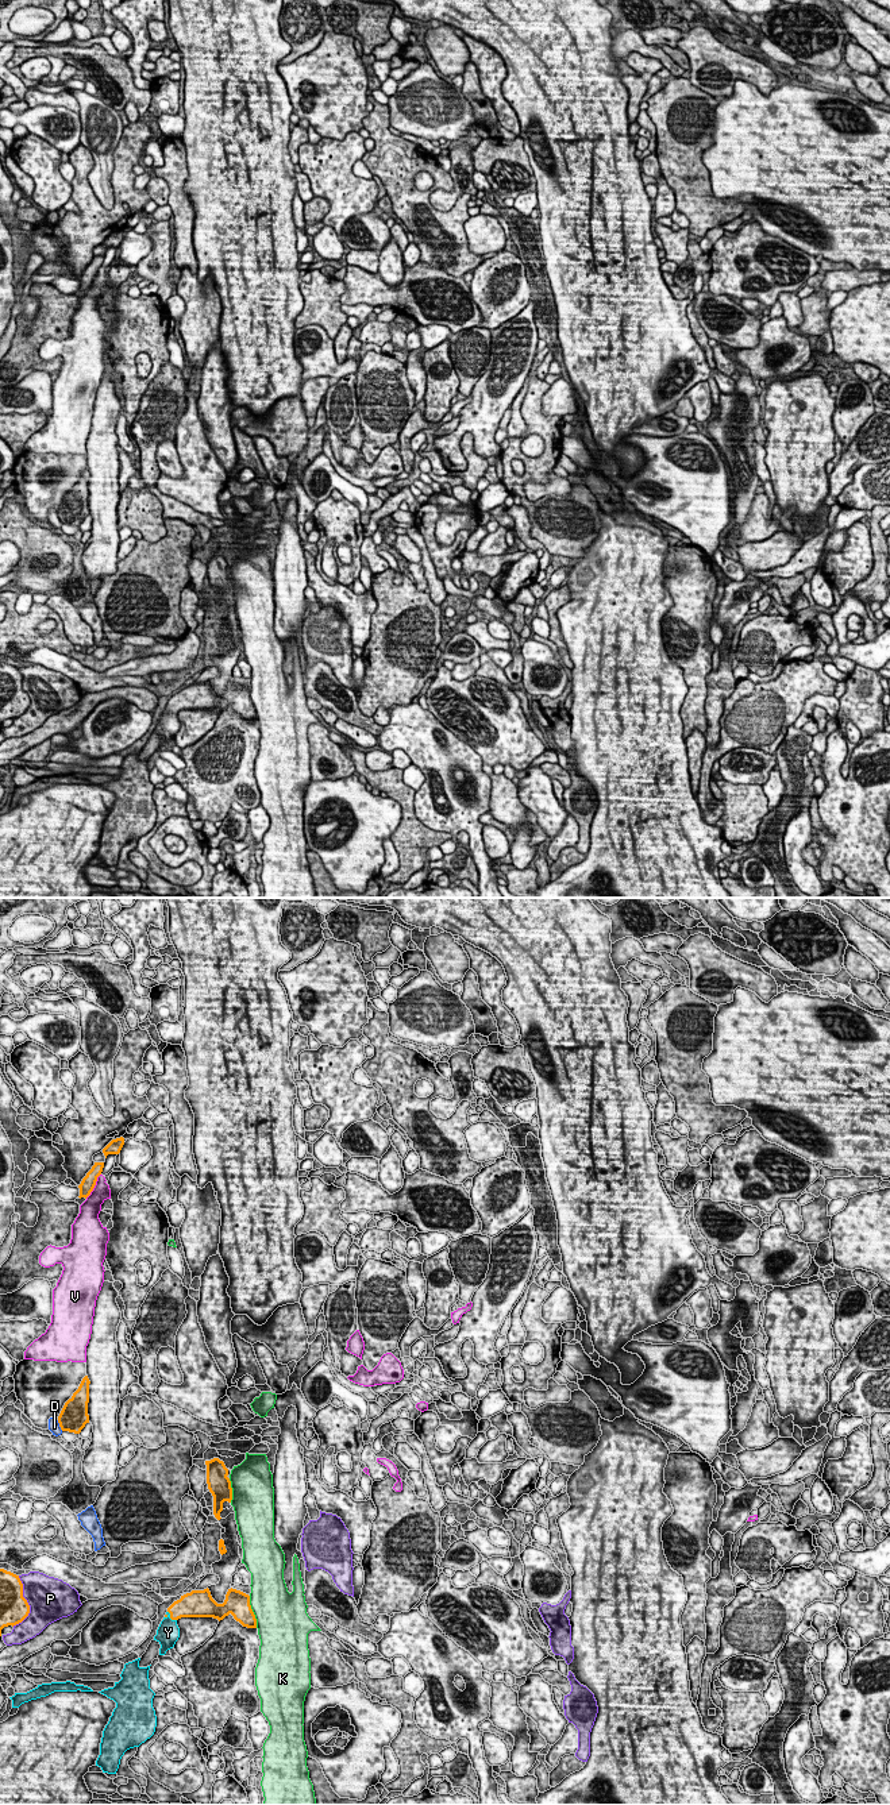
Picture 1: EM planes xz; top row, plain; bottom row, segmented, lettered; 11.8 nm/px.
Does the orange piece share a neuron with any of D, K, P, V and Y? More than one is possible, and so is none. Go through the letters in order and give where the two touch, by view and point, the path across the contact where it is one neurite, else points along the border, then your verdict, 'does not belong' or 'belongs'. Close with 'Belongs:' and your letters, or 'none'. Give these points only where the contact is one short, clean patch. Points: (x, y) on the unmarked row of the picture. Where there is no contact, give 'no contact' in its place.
D: contact xz (60, 519); does not belong
K: contact xz (253, 705); does not belong
P: contact xz (27, 695); does not belong
V: contact xz (95, 277); does not belong
Y: contact xz (170, 710); belongs
Belongs: Y

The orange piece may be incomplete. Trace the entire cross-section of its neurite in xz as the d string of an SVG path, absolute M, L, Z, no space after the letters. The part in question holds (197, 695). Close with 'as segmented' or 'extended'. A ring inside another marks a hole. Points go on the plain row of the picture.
M209 682L192 683L174 694L161 714L154 733L161 737L159 748L165 748L167 743L173 741L180 730L180 721L177 713L181 710L213 710L219 714L226 709L232 707L243 720L257 721L257 711L250 698L250 689L236 683L228 682L223 697L217 697Z; extended

